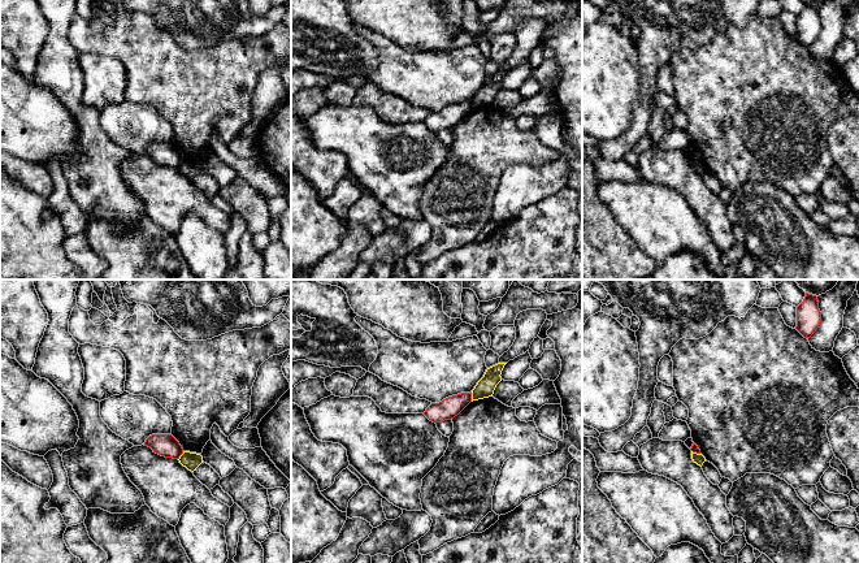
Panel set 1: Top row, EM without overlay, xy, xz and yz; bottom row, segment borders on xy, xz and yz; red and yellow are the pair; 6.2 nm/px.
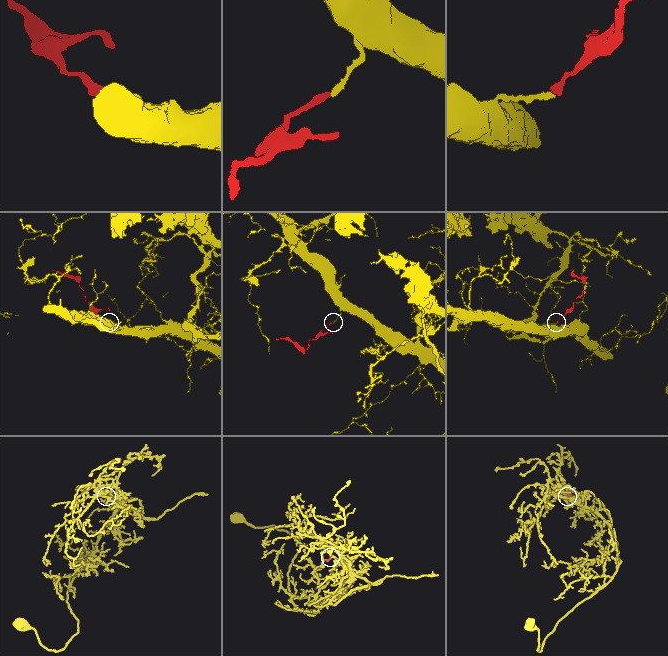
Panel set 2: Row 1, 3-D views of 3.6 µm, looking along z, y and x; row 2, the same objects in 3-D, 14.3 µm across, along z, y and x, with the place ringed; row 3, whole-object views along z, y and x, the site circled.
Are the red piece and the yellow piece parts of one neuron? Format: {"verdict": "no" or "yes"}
{"verdict": "no"}

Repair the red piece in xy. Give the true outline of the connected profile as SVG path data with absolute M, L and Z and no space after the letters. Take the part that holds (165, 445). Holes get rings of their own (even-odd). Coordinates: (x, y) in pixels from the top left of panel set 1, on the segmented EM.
M152 434L146 439L144 446L165 458L179 459L183 454L182 446L172 434Z

